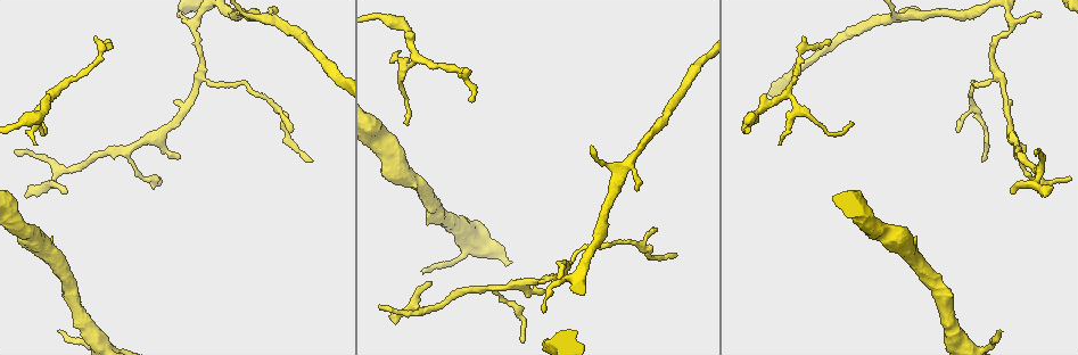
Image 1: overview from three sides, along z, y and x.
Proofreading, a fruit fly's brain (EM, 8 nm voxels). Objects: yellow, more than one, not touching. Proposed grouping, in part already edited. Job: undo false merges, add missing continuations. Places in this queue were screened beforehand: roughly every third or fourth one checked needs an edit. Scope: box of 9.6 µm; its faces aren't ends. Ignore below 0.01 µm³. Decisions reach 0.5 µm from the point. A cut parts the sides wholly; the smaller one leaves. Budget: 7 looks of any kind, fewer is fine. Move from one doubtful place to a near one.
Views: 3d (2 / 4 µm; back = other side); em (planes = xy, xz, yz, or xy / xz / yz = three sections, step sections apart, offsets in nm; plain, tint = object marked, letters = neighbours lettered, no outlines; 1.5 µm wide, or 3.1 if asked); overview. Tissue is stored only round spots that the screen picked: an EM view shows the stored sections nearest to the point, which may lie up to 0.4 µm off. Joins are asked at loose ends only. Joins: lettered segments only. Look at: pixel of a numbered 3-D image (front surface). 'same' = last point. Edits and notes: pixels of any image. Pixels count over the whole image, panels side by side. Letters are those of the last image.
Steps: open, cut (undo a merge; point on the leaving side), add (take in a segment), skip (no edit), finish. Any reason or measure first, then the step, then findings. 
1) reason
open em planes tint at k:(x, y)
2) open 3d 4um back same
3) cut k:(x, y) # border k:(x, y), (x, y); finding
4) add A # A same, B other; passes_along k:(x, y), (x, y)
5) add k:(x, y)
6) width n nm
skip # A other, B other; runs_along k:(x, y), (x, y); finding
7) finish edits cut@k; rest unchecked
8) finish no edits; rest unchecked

abrupt turn
open em planes tint at 1:(415, 55)

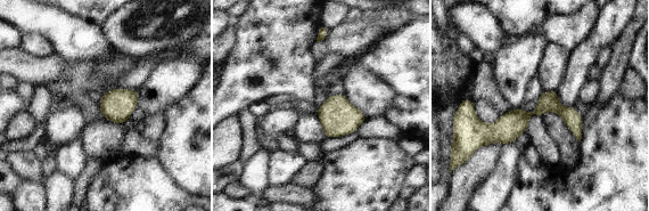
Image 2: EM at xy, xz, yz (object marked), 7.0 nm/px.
open em planes letters same

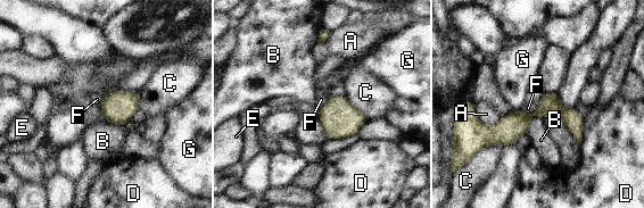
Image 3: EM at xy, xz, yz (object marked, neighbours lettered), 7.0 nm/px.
longest_contact A 220 nm
skip # A other, B other, C other, D other, E other, F other, G other; runs_along 3:(477, 127), (558, 109), (579, 138); one neuron here

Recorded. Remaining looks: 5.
end of a long branch
open em xz step 8 plain at 1:(472, 100)

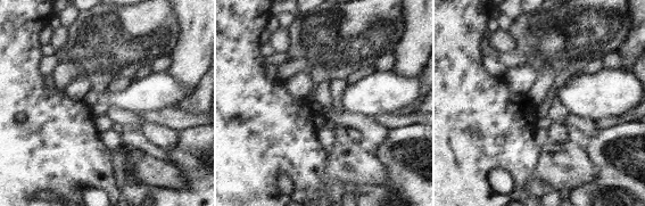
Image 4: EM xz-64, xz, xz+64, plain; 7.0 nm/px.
see the neighbours
open em xz step 8 letters same

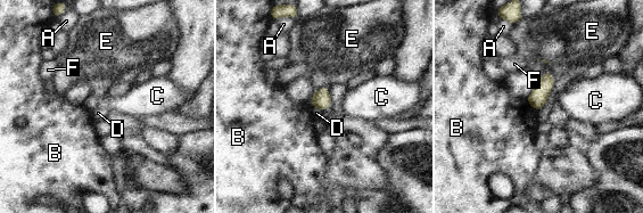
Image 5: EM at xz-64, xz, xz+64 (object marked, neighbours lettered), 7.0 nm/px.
width 130 nm
skip # A other, B other, C other, D other, E other, F other; border 5:(311, 107), (321, 111); none of them fits

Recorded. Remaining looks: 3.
free end
open em xz step 8 tint at 1:(1050, 186)

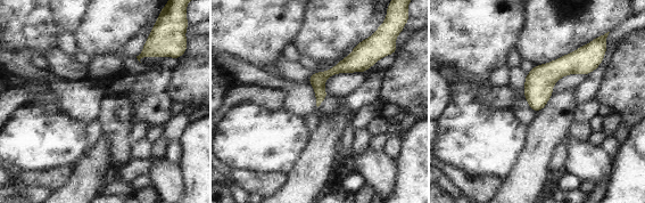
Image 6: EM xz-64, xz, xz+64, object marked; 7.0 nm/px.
open em planes letters same

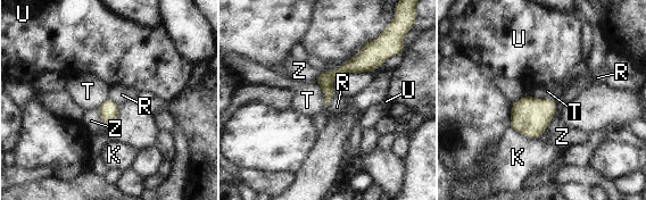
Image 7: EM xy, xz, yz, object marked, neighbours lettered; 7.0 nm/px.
width 100 nm
skip # K other, R other, T other, U other, Z other; runs_along 7:(371, 48), (328, 81), (326, 99); none of them fits

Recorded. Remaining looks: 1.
finish no edits; rest unchecked

